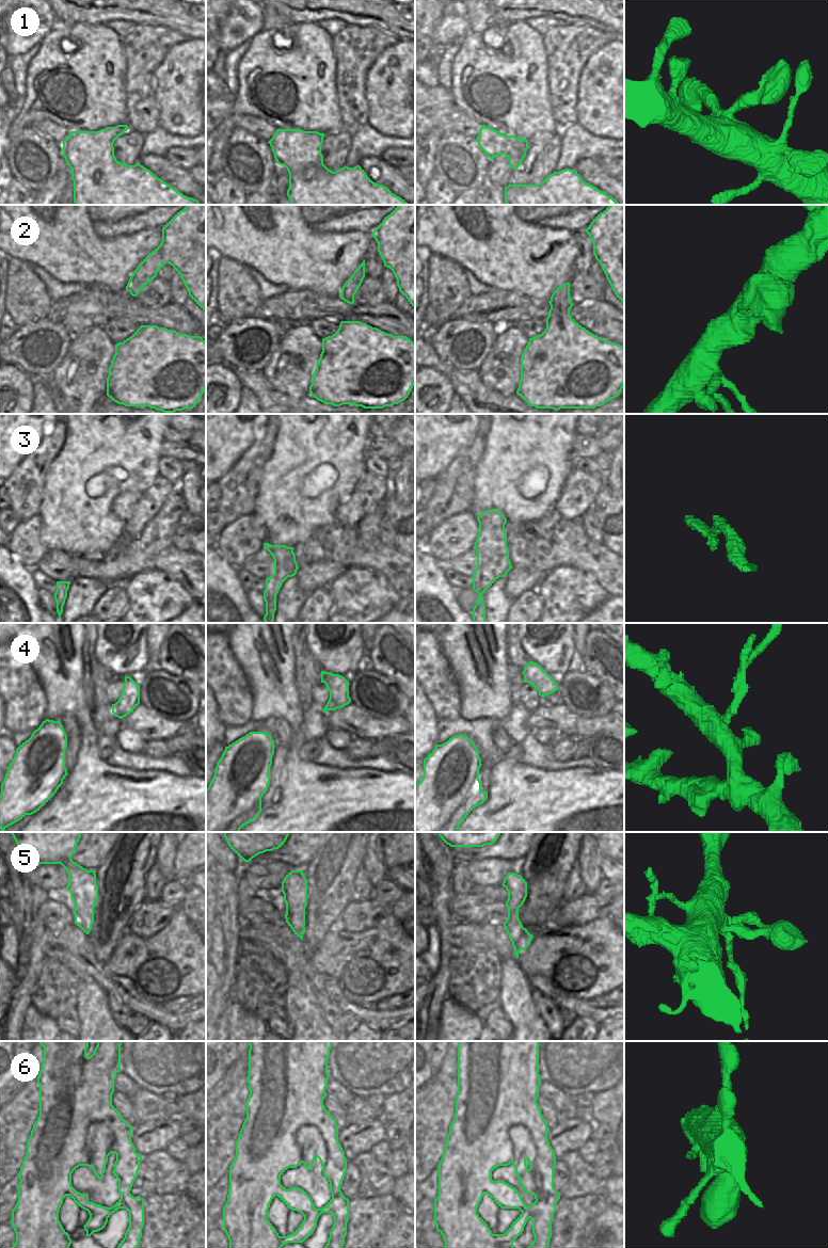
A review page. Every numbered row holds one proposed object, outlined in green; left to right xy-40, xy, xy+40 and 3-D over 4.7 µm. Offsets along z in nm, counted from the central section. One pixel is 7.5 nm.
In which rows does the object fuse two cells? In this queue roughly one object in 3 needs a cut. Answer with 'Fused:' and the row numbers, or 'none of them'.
Fused: 4, 5

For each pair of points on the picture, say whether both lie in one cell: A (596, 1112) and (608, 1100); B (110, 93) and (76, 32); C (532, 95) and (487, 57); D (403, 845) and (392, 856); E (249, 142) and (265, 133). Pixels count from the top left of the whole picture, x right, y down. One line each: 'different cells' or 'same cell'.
A: same cell
B: same cell
C: same cell
D: same cell
E: different cells

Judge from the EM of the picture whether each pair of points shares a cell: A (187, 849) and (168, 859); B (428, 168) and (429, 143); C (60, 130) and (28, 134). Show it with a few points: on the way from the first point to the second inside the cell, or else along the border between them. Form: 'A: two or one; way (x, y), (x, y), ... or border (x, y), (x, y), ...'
A: two; border (177, 845), (173, 863), (173, 879)
B: one; way (428, 161), (430, 149)
C: two; border (31, 126), (61, 143)

